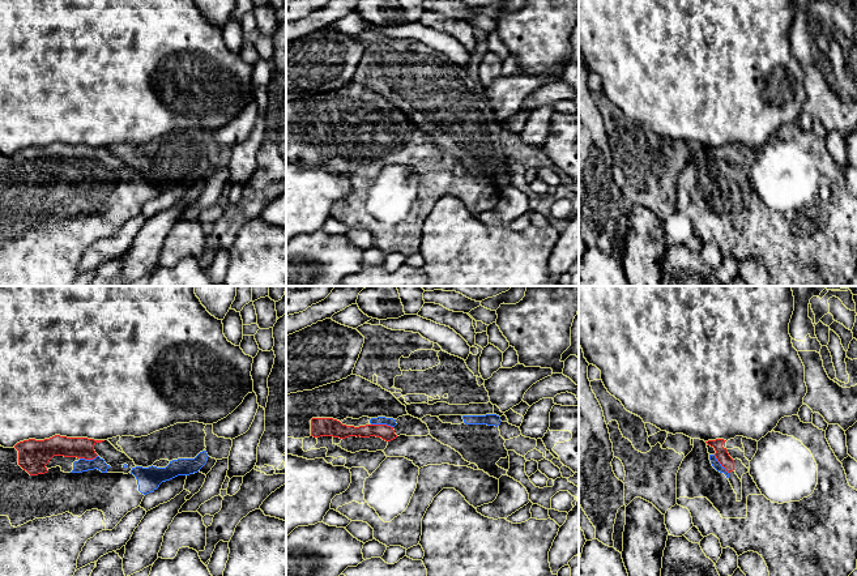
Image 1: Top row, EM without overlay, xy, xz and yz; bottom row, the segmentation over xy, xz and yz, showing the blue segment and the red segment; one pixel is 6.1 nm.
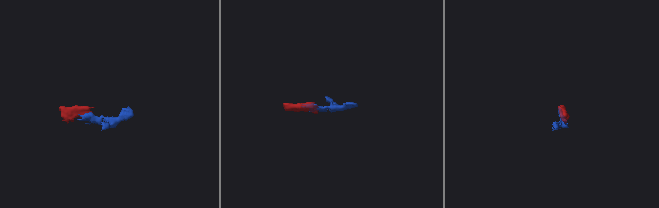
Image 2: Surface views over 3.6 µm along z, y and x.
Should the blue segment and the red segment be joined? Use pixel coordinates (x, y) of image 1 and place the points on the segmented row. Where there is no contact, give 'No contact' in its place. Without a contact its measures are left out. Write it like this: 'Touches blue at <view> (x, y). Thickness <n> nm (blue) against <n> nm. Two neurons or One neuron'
Touches blue at xz (382, 423). Thickness 50 nm (blue) against 90 nm. One neuron

